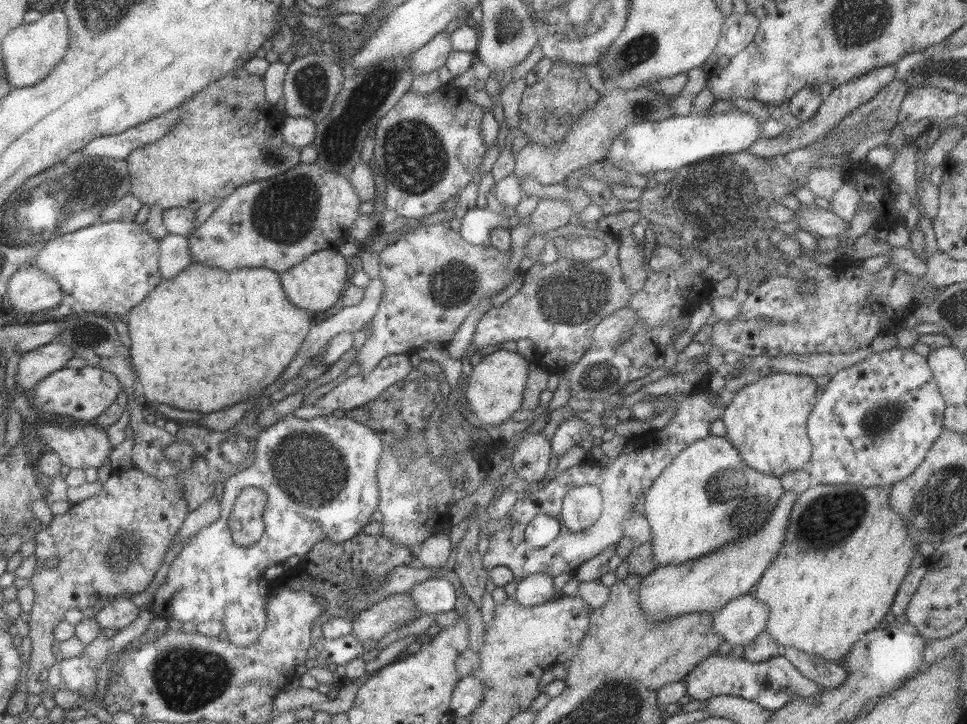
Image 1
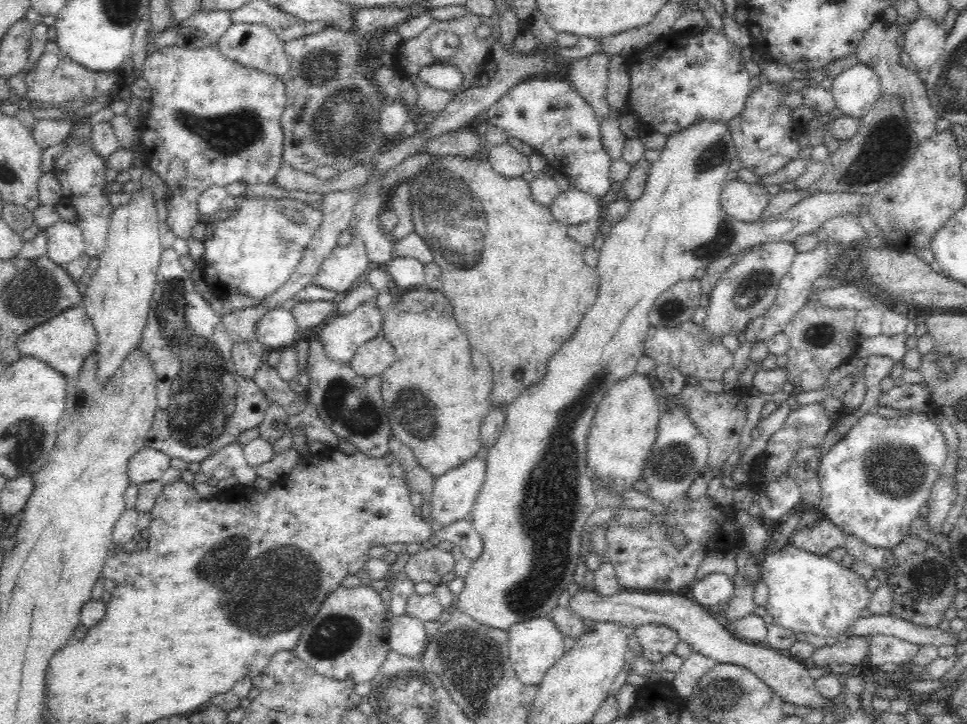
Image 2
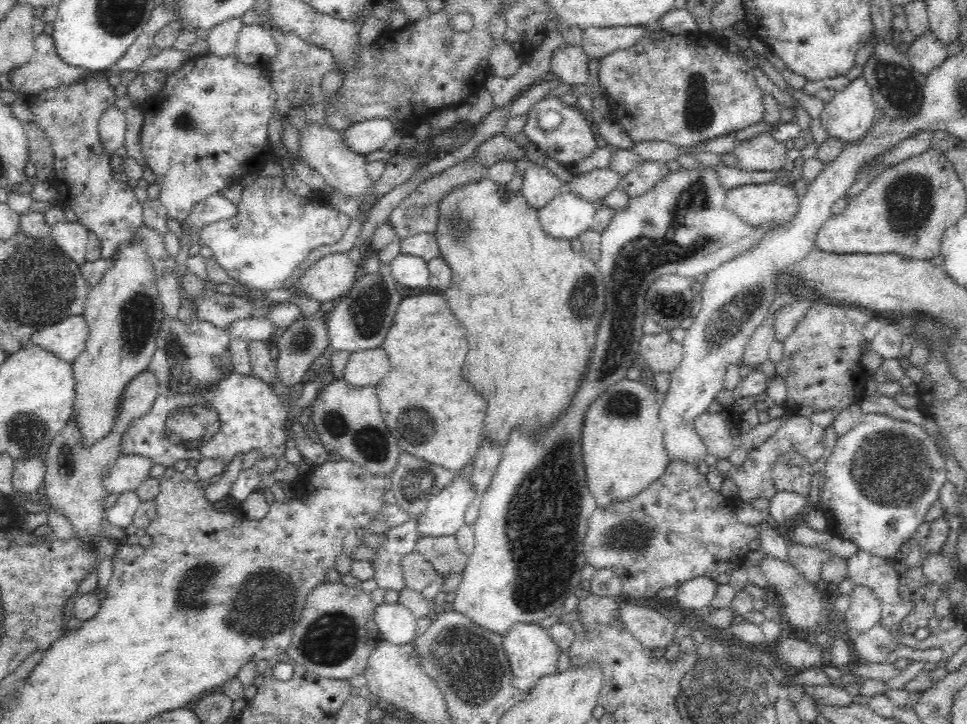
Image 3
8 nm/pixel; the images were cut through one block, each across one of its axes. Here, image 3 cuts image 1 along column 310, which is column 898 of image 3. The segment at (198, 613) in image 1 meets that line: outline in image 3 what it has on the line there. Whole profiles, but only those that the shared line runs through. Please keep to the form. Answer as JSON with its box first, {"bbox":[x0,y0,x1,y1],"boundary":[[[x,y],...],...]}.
{"bbox":[818,414,947,558],"boundary":[[[863,414],[860,423],[840,436],[823,470],[818,509],[827,520],[826,530],[851,540],[862,550],[892,558],[898,546],[906,542],[924,524],[924,514],[939,500],[940,487],[947,480],[945,459],[934,437],[926,429],[887,414]]]}

